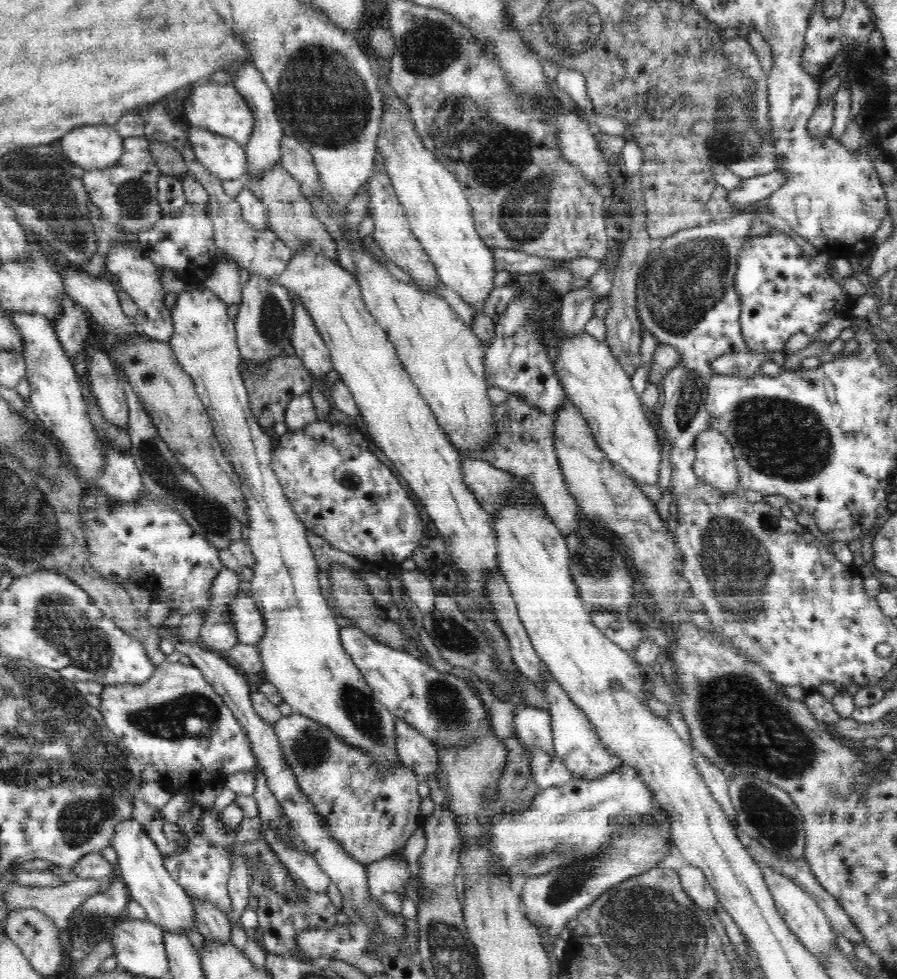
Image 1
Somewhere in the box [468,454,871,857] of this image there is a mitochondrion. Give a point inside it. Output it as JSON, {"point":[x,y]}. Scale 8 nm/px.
{"point":[741,720]}

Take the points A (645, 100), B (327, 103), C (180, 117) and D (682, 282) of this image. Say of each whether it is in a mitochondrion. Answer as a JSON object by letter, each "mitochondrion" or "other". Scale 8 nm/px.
{"A":"mitochondrion","B":"mitochondrion","C":"other","D":"mitochondrion"}

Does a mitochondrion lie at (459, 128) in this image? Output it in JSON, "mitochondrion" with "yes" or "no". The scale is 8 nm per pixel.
{"mitochondrion":"yes"}

